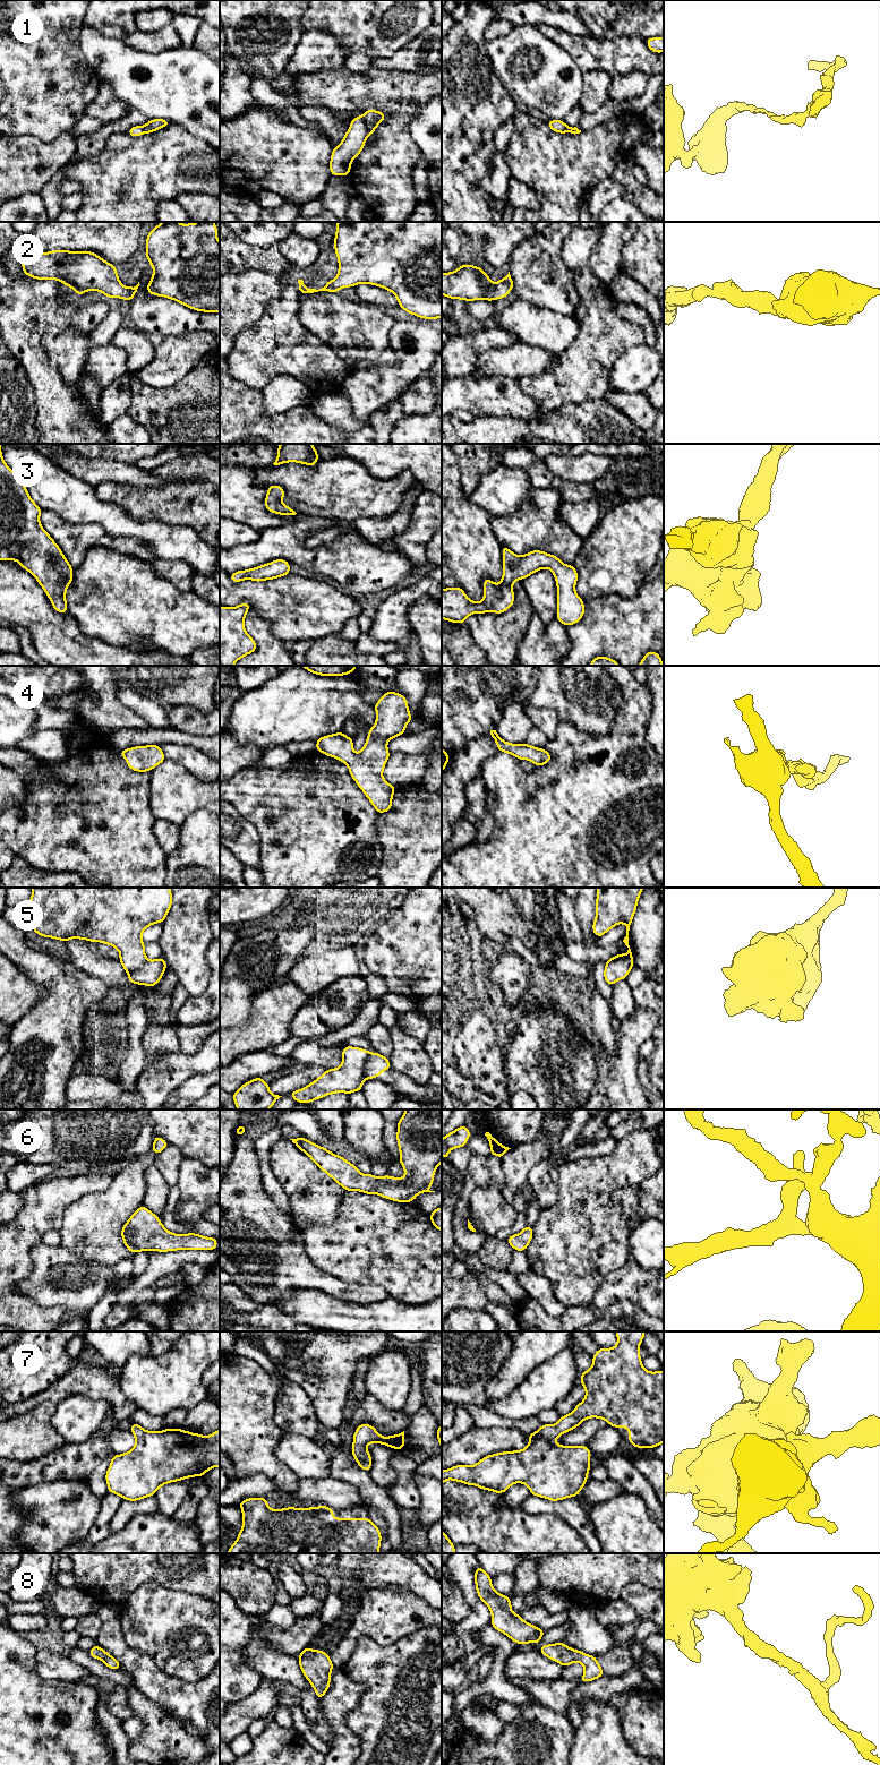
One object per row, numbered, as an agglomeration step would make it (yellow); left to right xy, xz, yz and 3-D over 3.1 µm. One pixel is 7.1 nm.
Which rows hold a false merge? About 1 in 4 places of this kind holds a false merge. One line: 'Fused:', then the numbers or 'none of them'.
Fused: 1, 5

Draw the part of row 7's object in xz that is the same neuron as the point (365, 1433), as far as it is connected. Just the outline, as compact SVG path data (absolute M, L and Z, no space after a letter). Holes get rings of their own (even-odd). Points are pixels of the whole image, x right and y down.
M362 1423L356 1429L351 1453L359 1467L367 1472L370 1471L373 1463L371 1456L366 1448L369 1443L382 1443L390 1448L402 1450L404 1449L404 1431L399 1434L382 1437L376 1429L368 1423Z

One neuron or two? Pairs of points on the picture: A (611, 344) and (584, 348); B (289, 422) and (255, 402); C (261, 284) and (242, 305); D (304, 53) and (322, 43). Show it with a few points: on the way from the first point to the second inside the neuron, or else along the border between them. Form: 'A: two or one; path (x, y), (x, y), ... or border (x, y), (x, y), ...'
A: one; path (604, 344), (591, 348)
B: one; path (278, 422), (265, 422), (256, 413)
C: one; path (256, 289), (246, 300)
D: one; path (308, 53), (317, 44)

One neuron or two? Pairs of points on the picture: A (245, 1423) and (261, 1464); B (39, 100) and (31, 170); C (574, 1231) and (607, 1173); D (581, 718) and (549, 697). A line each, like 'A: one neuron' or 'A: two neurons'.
A: one neuron
B: two neurons
C: one neuron
D: one neuron

